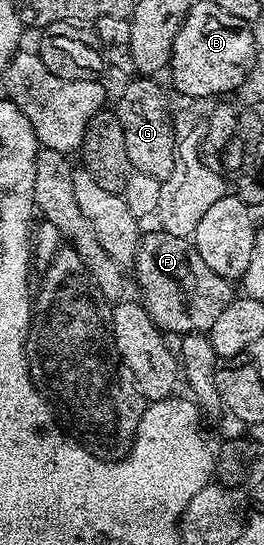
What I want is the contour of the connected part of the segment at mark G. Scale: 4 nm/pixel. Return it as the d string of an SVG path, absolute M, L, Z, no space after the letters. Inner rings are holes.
M134 78L122 92L116 111L120 126L124 130L124 146L128 150L131 169L152 174L152 178L164 181L174 169L176 141L174 139L174 117L166 92L154 78Z

